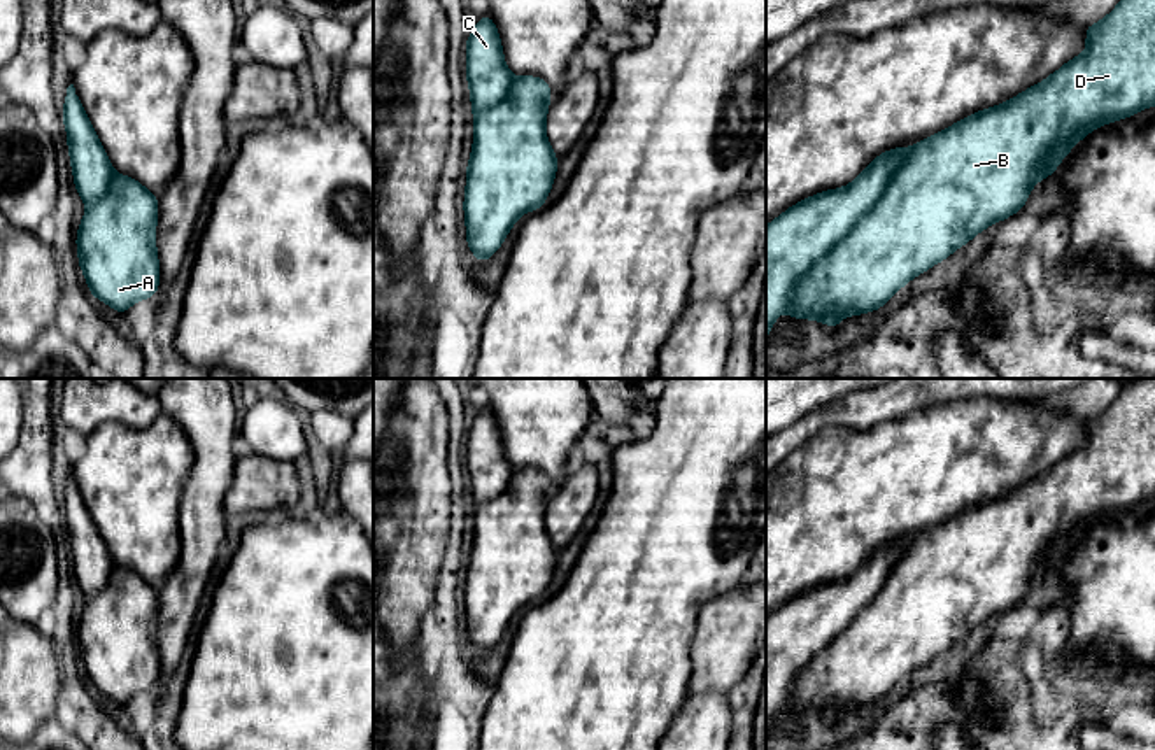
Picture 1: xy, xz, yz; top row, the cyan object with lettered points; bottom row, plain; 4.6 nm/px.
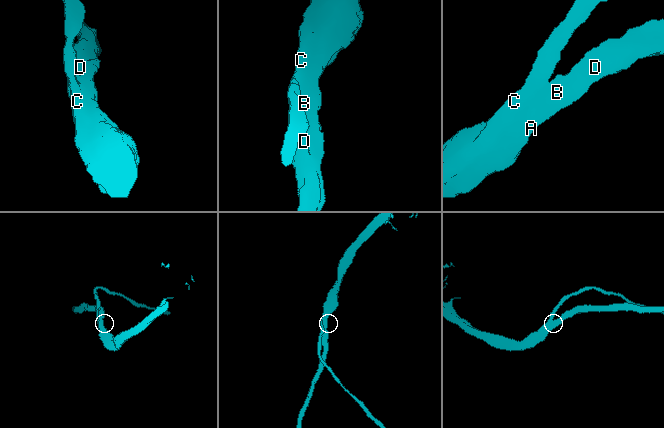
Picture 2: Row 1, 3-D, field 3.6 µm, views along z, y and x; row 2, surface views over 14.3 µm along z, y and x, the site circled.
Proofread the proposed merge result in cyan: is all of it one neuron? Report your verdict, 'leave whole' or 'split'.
leave whole

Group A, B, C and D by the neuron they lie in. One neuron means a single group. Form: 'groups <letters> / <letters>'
groups A B C D

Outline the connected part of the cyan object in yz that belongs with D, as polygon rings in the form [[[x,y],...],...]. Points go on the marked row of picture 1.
[[[1122,0],[1102,21],[1085,28],[1087,51],[1043,82],[1022,91],[1015,98],[971,114],[950,128],[925,137],[915,147],[896,147],[878,154],[859,177],[845,188],[822,191],[804,198],[775,217],[766,226],[766,342],[775,319],[783,308],[790,319],[815,319],[838,329],[843,315],[859,315],[882,308],[892,294],[904,287],[915,275],[927,272],[936,263],[946,259],[955,249],[966,245],[974,235],[981,233],[988,224],[1017,214],[1027,202],[1032,186],[1038,180],[1055,173],[1064,156],[1090,131],[1101,124],[1116,123],[1122,117],[1132,117],[1137,110],[1155,105],[1155,0]]]

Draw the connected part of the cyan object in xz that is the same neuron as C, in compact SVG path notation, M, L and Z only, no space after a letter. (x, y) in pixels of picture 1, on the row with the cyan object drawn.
M489 14L466 39L466 81L473 105L464 221L468 249L485 263L514 223L547 202L557 156L545 135L550 86L536 75L514 77Z

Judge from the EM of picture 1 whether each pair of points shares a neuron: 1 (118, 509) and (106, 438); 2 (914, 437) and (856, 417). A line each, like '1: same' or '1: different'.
1: same
2: different

